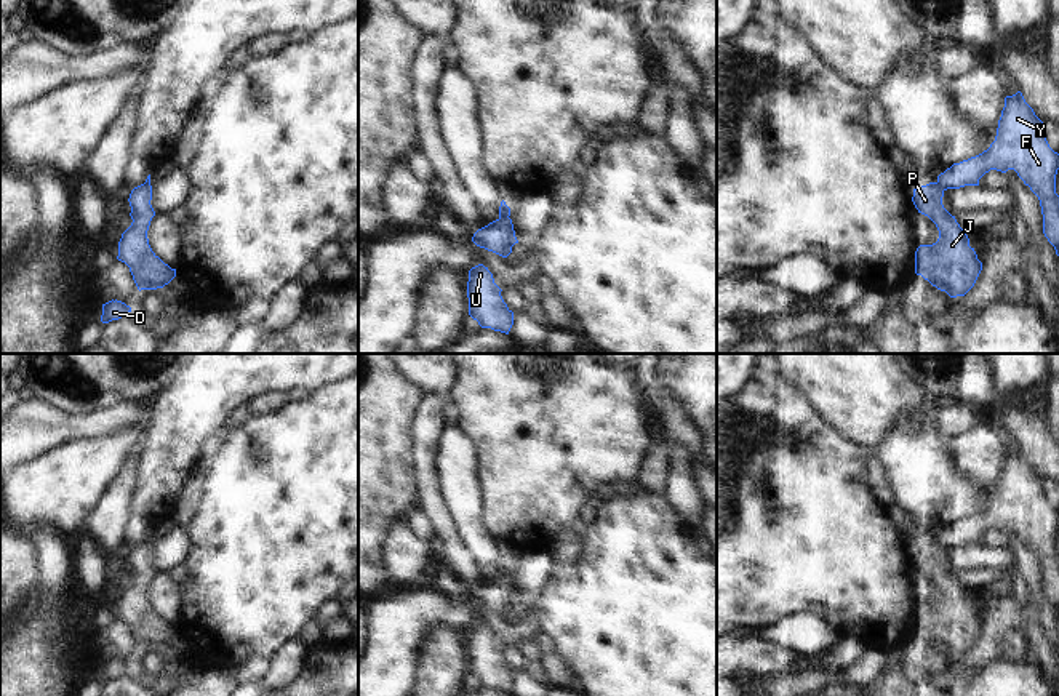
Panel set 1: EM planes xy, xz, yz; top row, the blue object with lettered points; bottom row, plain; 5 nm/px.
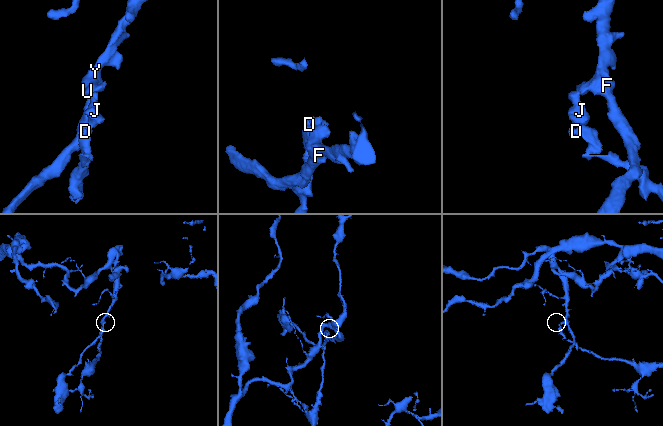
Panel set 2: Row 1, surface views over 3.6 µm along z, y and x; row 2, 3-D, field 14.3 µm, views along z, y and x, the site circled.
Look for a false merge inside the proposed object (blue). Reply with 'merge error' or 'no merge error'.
merge error

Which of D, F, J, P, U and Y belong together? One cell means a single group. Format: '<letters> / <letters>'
D J P / F U Y

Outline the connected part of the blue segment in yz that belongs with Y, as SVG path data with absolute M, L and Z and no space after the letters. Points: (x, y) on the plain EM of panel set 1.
M1021 450L1005 456L1005 466L998 478L997 494L990 506L976 515L953 522L937 534L937 542L942 546L942 549L979 544L979 538L990 528L1001 531L1014 528L1024 542L1029 544L1030 549L1038 555L1043 573L1043 592L1059 614L1059 554L1056 552L1059 512L1049 506L1043 491L1043 480L1025 461Z

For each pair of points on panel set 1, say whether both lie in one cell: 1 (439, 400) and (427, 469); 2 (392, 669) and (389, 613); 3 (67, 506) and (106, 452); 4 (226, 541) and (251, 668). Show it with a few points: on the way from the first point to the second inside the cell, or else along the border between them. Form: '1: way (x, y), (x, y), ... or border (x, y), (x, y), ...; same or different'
1: way (429, 418), (426, 452); same
2: way (392, 655), (392, 628); same
3: way (67, 493), (93, 464); same
4: border (267, 658), (250, 656), (226, 668); different

